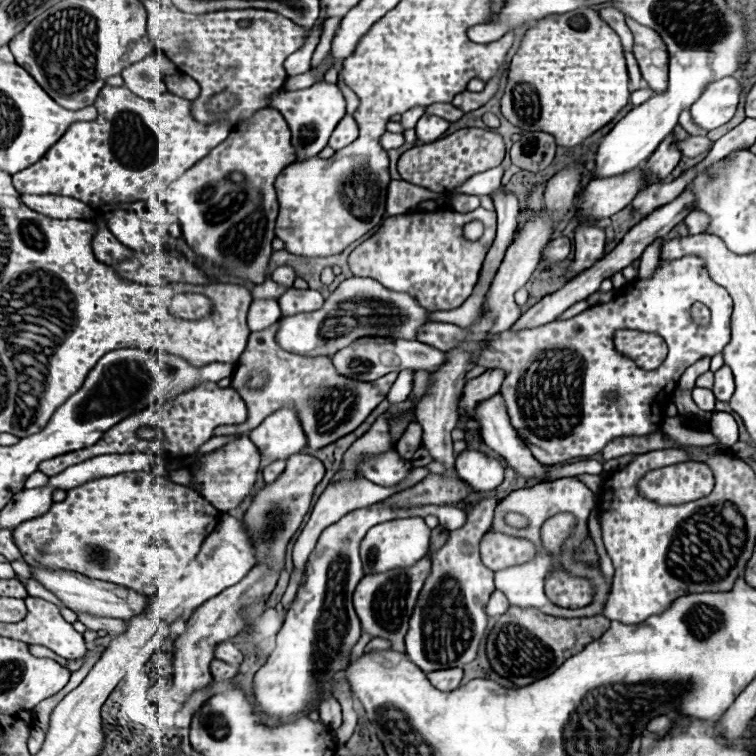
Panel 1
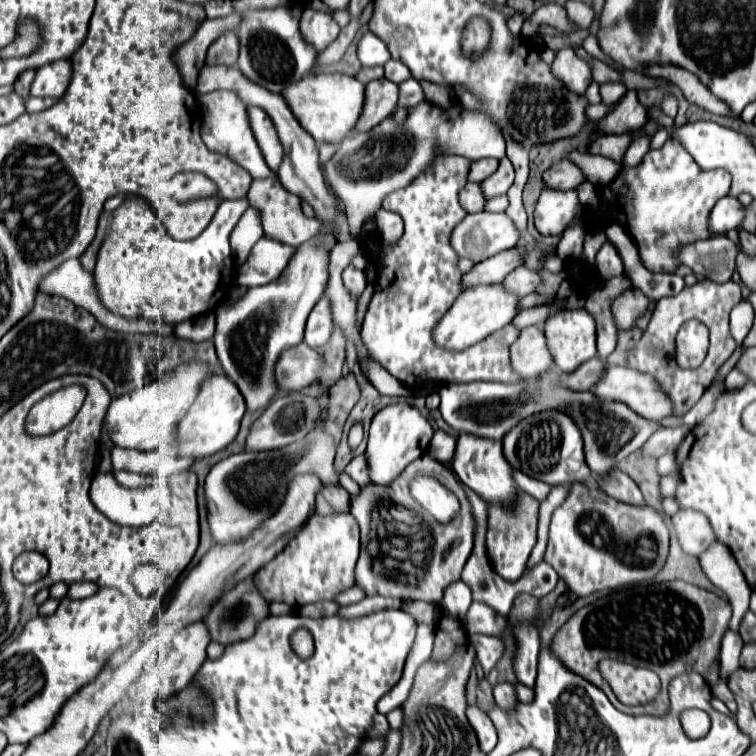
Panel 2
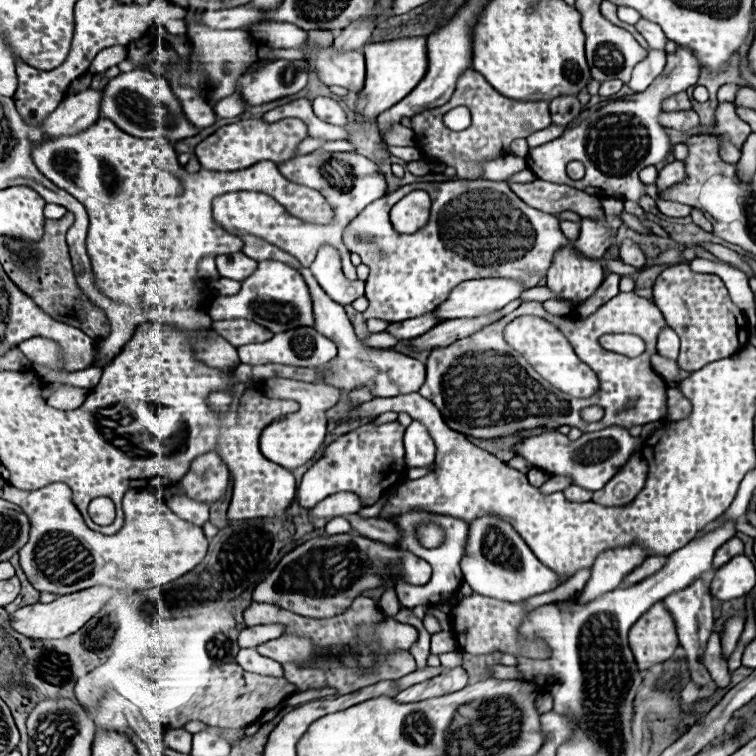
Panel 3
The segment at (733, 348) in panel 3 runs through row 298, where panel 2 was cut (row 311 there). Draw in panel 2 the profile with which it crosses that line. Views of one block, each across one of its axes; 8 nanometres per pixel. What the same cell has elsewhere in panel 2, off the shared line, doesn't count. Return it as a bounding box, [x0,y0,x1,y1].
[628,280,742,416]

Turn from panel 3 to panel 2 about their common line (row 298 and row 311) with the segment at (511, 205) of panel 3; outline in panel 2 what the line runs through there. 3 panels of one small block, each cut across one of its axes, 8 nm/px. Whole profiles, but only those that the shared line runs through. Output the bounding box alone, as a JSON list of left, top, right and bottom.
[362,156,522,388]

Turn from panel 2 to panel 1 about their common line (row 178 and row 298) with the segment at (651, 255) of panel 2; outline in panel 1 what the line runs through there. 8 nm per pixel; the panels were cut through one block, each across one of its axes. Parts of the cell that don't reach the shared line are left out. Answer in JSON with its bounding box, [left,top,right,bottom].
[478,256,732,466]

